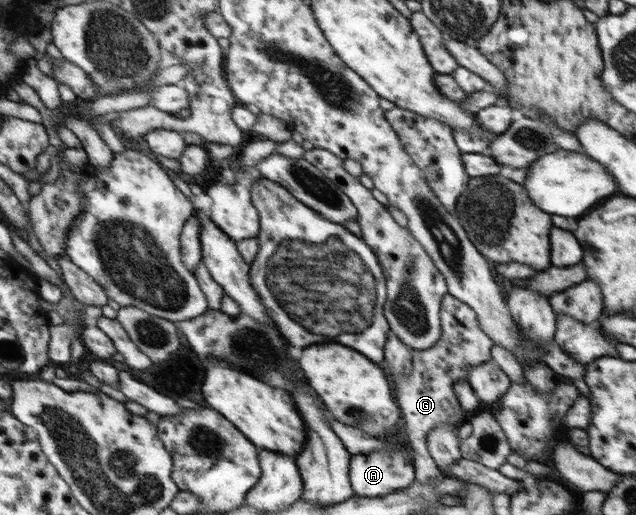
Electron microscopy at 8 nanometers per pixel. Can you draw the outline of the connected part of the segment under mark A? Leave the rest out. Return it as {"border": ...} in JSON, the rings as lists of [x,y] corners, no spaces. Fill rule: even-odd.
{"border":[[[396,446],[384,449],[384,453],[378,449],[368,455],[351,455],[350,477],[351,485],[355,489],[354,495],[362,497],[380,497],[398,491],[398,489],[406,488],[415,480],[414,461],[412,456],[406,451],[405,447]]]}

